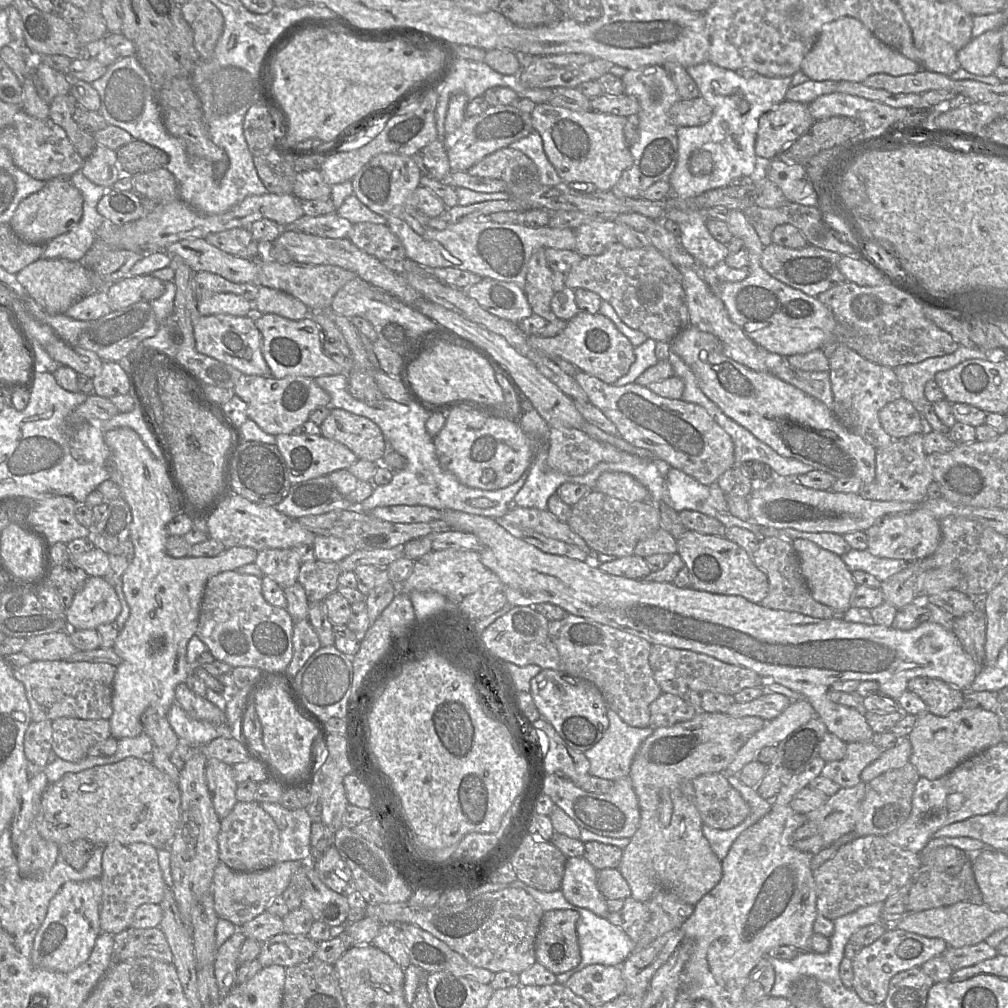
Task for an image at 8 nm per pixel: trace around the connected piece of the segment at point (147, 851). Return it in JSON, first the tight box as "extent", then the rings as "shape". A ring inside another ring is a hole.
{"extent":[100,843,167,935],"shape":[[[112,843],[104,847],[102,856],[102,900],[100,928],[102,932],[116,935],[128,929],[137,908],[143,904],[160,904],[167,890],[159,866],[157,849],[150,844]]]}

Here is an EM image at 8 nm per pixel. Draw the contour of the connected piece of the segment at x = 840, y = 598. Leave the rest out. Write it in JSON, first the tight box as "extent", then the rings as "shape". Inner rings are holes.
{"extent":[790,539,857,613],"shape":[[[795,539],[790,542],[799,558],[802,575],[814,600],[845,613],[851,607],[850,598],[857,584],[842,558],[807,539]]]}

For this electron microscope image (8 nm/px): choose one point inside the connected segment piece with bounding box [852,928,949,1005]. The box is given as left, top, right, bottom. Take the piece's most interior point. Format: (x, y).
(895, 951)

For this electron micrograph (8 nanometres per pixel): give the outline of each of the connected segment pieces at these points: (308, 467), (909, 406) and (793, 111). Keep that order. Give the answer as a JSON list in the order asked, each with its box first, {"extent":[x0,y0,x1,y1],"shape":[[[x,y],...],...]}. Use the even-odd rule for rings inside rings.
[{"extent":[275,434,359,485],"shape":[[[279,434],[275,438],[276,445],[286,462],[288,478],[292,485],[329,475],[336,470],[348,469],[359,460],[345,445],[322,435]]]},{"extent":[879,397,922,440],"shape":[[[903,397],[884,406],[879,411],[879,420],[893,440],[922,433],[920,408]]]},{"extent":[755,100,815,169],"shape":[[[784,100],[773,110],[764,113],[759,119],[758,131],[755,141],[755,154],[760,160],[760,169],[762,162],[769,162],[770,160],[779,157],[781,152],[791,143],[798,140],[802,135],[804,135],[815,123],[815,120],[810,114],[808,104],[801,102],[794,102],[789,100]]]}]

